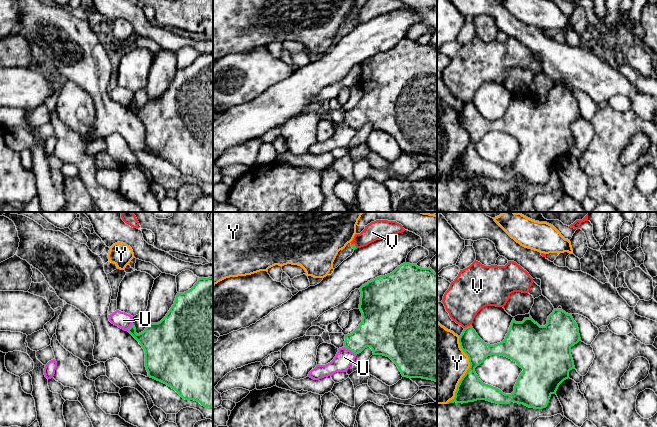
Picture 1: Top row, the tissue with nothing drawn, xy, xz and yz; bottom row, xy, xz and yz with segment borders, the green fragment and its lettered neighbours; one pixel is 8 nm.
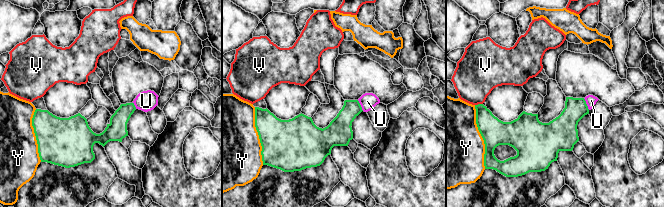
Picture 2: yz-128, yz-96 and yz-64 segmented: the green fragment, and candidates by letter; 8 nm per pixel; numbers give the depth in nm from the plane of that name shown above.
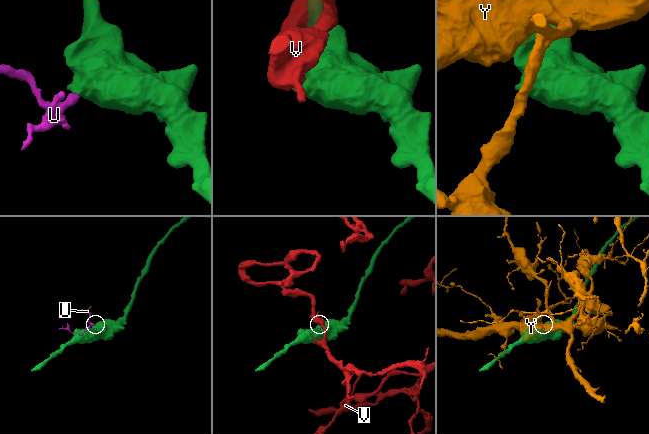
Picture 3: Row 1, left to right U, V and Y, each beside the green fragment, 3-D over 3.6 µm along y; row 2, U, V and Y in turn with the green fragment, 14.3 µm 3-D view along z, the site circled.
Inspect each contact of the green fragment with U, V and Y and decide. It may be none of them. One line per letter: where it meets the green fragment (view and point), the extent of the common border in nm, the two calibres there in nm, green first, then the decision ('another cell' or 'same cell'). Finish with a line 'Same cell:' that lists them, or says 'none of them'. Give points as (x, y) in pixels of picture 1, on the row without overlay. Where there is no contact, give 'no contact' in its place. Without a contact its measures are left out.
U: xz (350, 126) | 130 nm | 260/140 nm | another cell
V: yz (468, 102) | 70 nm | 180/320 nm | another cell
Y: yz (467, 147) | 550 nm | 200/460 nm | another cell
Same cell: none of them

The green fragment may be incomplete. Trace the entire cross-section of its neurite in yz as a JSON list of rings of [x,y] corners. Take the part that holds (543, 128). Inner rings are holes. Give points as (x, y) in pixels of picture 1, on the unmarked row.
[[[561,85],[553,86],[553,88],[548,92],[547,100],[545,102],[540,102],[532,95],[531,92],[529,94],[524,94],[522,98],[516,98],[513,94],[505,115],[502,118],[494,121],[485,119],[478,112],[472,101],[470,101],[464,104],[462,110],[459,113],[460,123],[468,132],[470,143],[460,156],[455,168],[455,173],[447,180],[454,178],[463,180],[477,176],[486,176],[496,180],[510,180],[511,178],[514,178],[534,185],[546,184],[551,171],[556,170],[559,161],[564,156],[569,154],[569,147],[575,144],[571,131],[571,123],[577,120],[580,116],[581,114],[577,99],[574,97],[571,90],[568,90]],[[491,131],[500,131],[507,133],[523,145],[514,162],[514,167],[511,170],[505,170],[500,165],[483,159],[476,150],[475,144],[479,142],[488,132]]]

